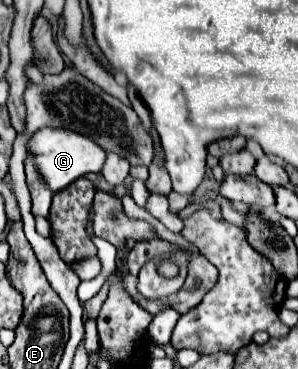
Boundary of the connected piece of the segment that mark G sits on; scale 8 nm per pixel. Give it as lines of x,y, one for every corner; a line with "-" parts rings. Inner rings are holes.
41,128
35,132
29,140
29,152
33,154
39,176
53,194
85,174
99,174
105,164
105,152
91,138
63,128

